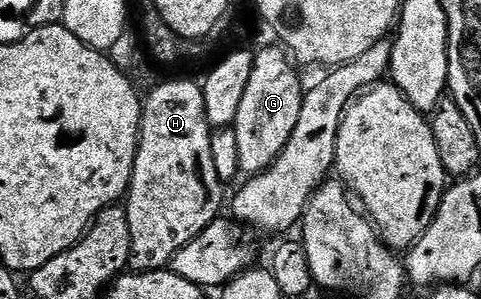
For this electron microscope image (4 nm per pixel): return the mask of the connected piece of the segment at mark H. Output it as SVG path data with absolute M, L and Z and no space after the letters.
M165 82L162 86L157 86L150 92L149 98L144 99L143 109L141 111L141 137L137 143L137 159L133 165L133 180L129 183L129 193L127 203L124 207L125 218L129 222L129 231L131 232L131 252L129 260L132 269L137 272L146 270L160 270L168 267L172 263L174 256L180 252L192 238L198 238L199 235L212 222L218 221L221 210L221 189L223 183L221 177L215 172L215 163L211 161L211 127L207 116L205 115L205 92L200 85L193 82Z

